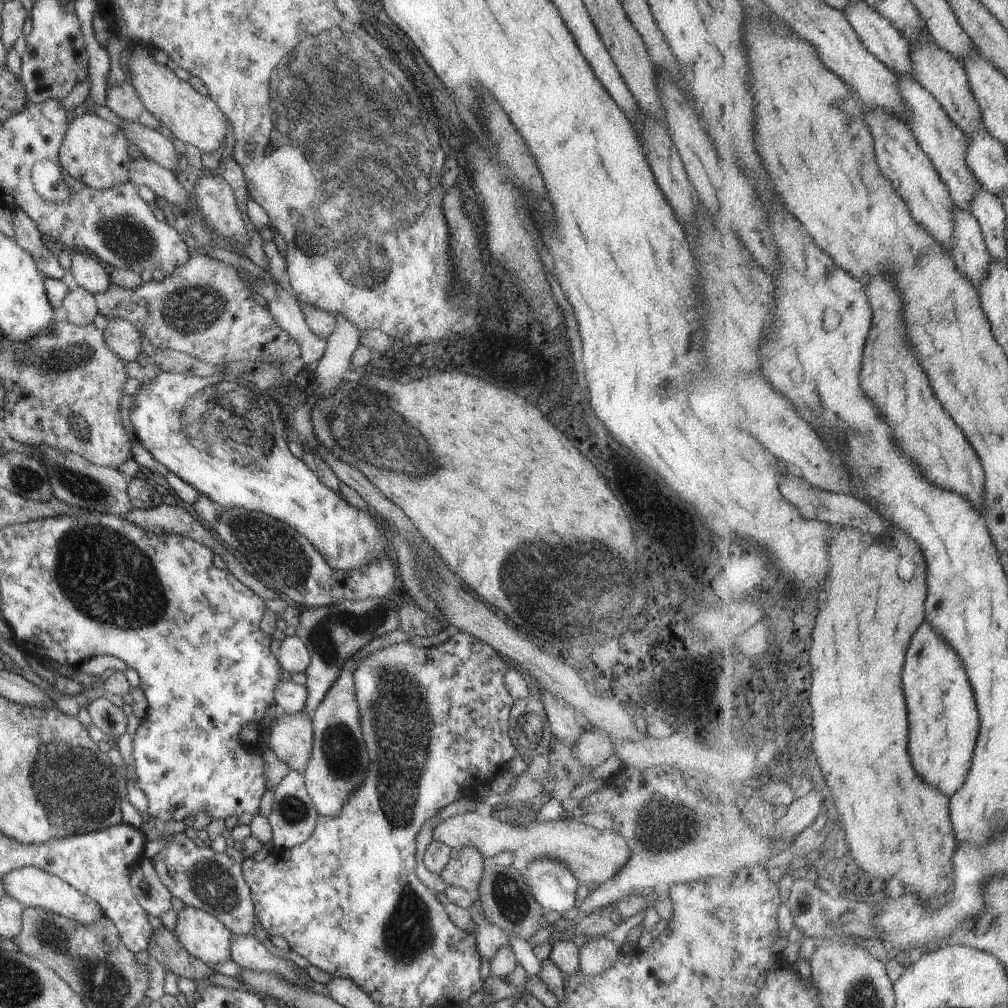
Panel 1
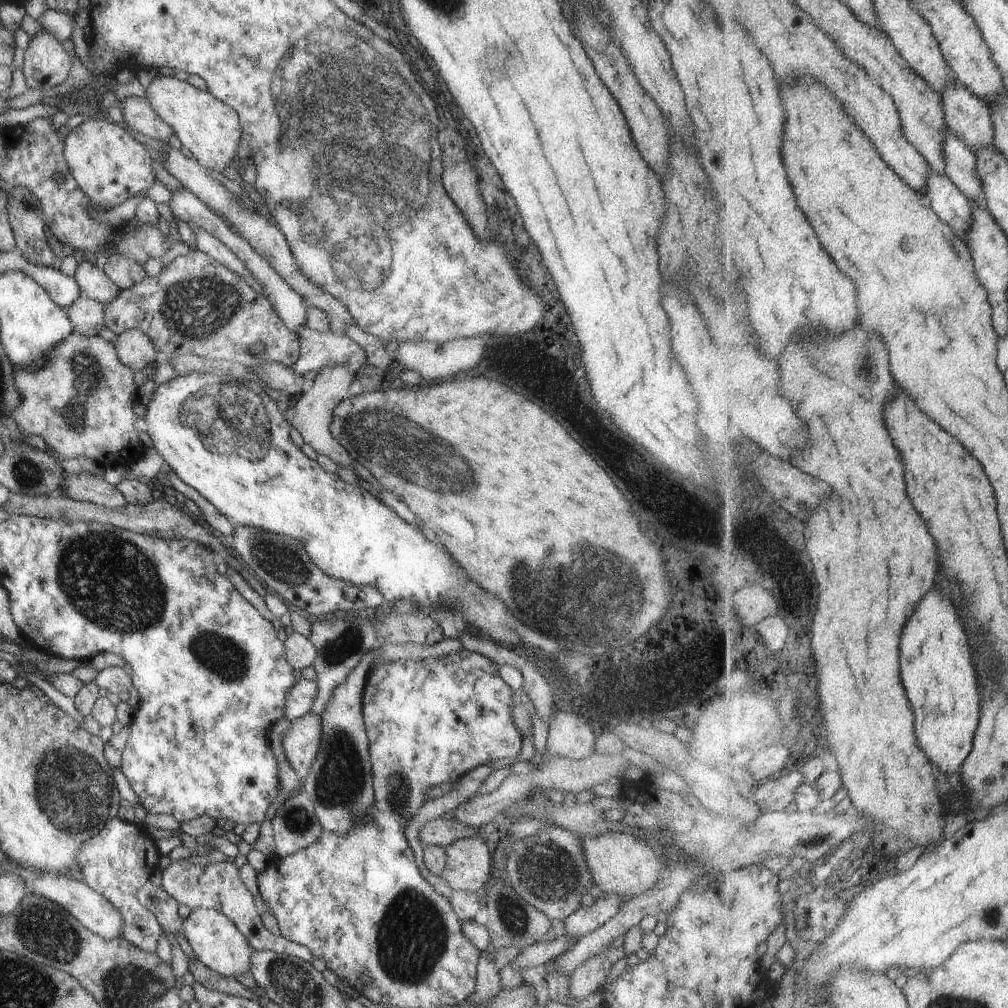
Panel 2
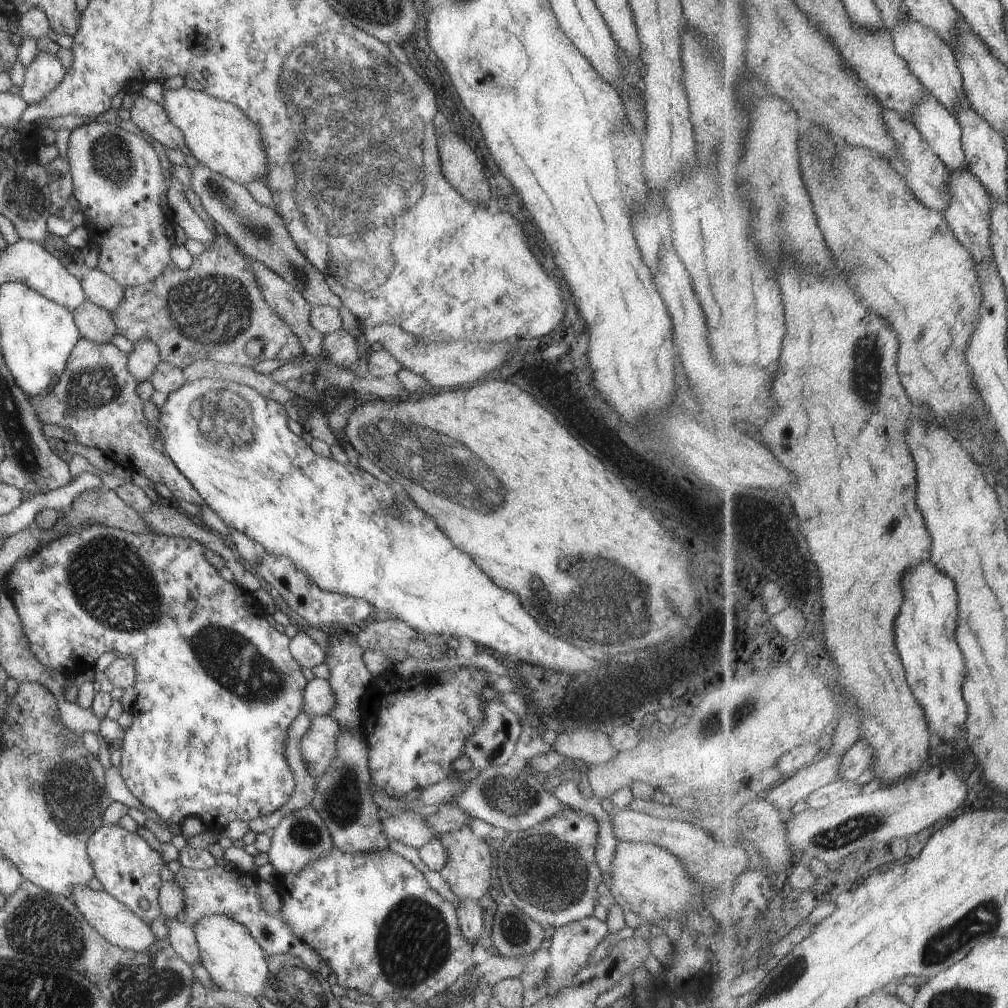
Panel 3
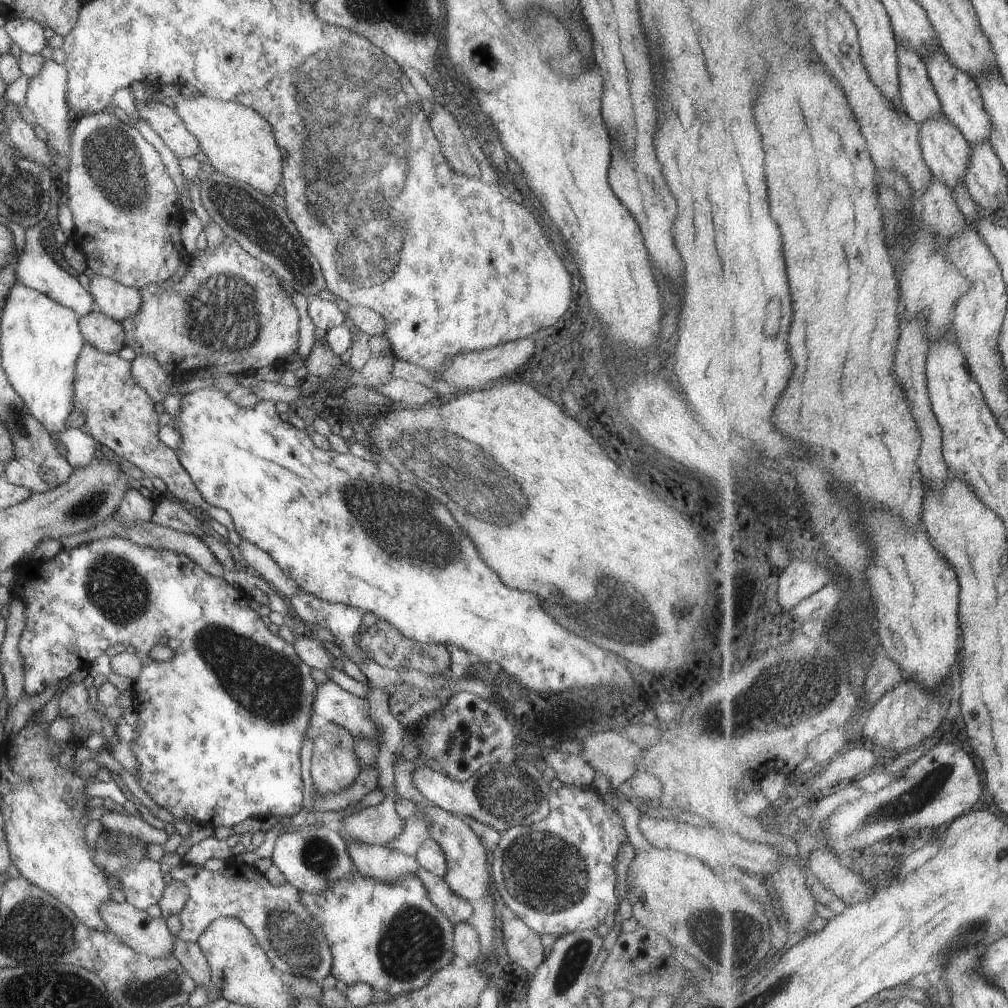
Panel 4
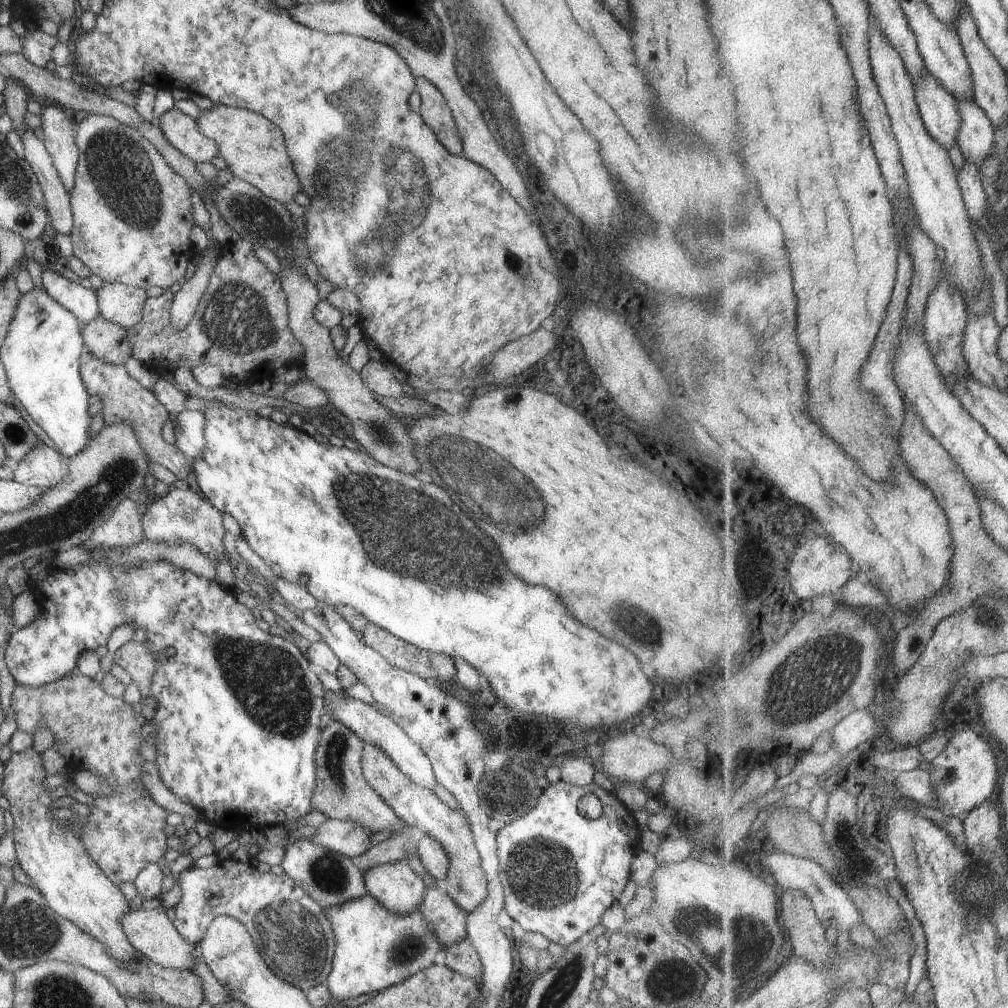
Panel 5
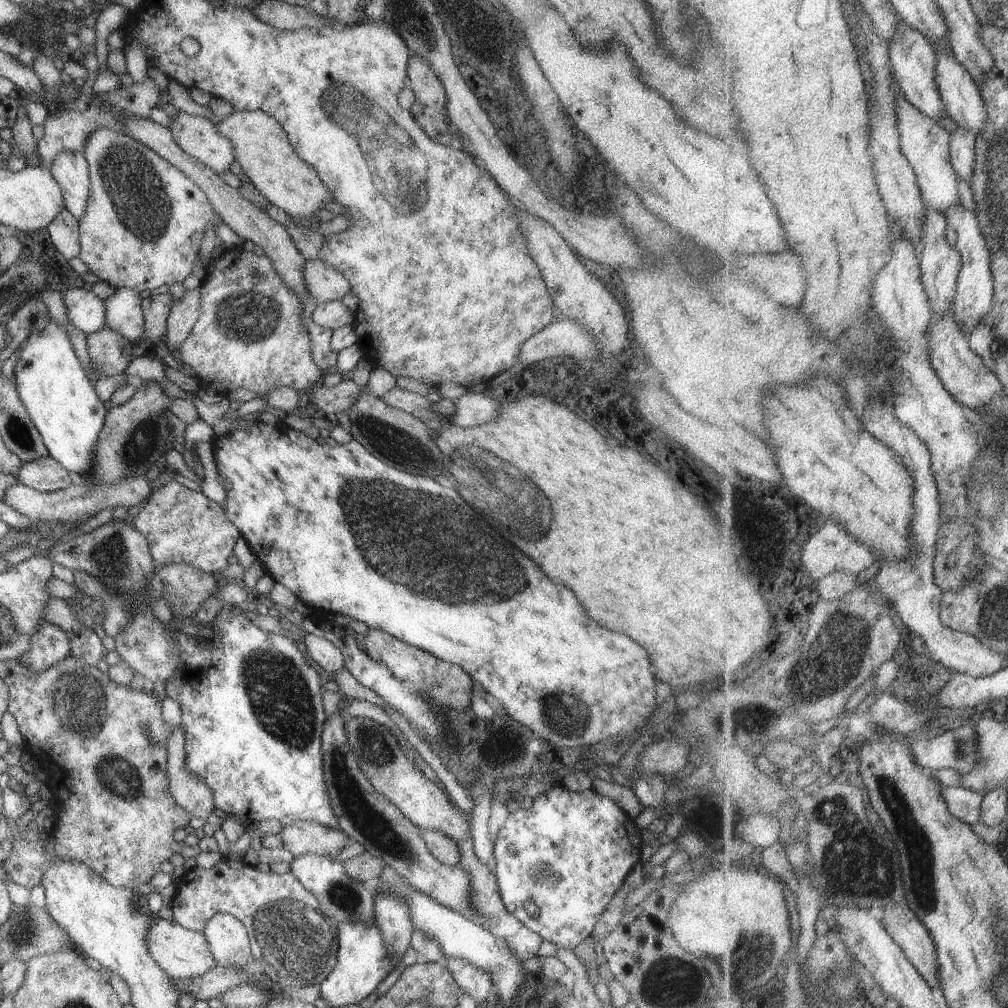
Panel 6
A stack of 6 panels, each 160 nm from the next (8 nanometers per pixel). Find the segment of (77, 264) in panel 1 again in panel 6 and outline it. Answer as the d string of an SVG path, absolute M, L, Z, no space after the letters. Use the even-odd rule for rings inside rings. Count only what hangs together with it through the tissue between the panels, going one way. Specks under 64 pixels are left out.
M119 288L102 302L105 304L106 327L137 344L145 326L138 293L129 288Z

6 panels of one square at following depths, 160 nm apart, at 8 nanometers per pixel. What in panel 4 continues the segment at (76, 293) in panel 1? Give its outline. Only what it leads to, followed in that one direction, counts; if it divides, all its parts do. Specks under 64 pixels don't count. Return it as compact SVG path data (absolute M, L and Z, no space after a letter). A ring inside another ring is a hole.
M95 309L78 317L78 327L84 342L101 352L117 353L124 345L121 323Z

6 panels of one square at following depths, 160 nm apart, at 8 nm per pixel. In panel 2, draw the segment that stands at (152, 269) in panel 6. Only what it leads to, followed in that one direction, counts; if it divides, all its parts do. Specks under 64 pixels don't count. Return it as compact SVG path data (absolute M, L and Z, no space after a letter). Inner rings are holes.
M99 117L83 118L64 138L62 155L68 166L68 177L81 189L91 206L108 210L126 198L147 188L154 180L152 152L136 141L119 124ZM109 256L101 269L119 290L123 290L141 282L141 279L146 276L142 264L127 256Z

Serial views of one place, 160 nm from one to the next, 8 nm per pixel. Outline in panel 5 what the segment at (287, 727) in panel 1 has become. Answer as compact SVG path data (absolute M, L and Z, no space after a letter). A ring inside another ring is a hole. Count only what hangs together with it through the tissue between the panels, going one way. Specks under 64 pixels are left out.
M331 720L321 730L315 749L315 788L311 796L311 810L318 810L328 819L351 820L369 834L387 830L389 838L392 834L403 832L408 825L377 796L377 792L373 792L363 778L360 763L362 751L362 741L345 724Z

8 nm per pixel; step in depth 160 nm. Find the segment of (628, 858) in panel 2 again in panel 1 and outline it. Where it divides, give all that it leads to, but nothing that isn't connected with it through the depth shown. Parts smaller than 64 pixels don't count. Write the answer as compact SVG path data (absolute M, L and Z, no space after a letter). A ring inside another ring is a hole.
M475 811L463 812L448 817L435 824L431 838L441 842L450 849L459 846L470 846L477 849L485 861L489 861L499 852L512 853L514 868L522 871L531 861L549 859L558 861L566 869L570 869L579 885L589 882L601 884L607 877L613 876L629 858L629 849L625 839L611 829L593 828L575 818L561 818L552 821L535 821L526 826L515 827L501 822L493 814L483 817Z

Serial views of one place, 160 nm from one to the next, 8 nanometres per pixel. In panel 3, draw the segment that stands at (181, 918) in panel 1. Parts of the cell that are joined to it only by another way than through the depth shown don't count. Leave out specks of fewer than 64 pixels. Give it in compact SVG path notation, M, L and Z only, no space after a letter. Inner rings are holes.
M225 915L202 916L192 924L199 962L219 989L247 996L261 996L270 956L255 942L246 928Z

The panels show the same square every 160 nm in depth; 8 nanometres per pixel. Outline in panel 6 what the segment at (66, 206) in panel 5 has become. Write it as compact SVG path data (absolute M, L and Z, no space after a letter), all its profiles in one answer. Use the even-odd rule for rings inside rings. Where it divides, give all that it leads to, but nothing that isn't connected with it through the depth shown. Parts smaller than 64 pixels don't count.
M64 207L57 212L57 216L51 220L46 229L51 243L66 260L79 254L78 220L75 220Z

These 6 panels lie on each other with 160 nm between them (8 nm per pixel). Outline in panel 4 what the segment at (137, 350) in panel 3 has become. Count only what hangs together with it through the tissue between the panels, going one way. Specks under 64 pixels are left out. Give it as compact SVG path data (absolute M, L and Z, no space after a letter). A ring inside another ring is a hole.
M149 353L135 355L130 361L130 373L134 381L143 389L154 402L161 402L171 394L171 376L157 364Z

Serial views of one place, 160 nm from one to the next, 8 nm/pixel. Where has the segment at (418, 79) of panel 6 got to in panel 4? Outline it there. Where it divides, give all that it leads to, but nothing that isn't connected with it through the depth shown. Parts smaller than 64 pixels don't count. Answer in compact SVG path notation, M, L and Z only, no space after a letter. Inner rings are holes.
M437 104L433 106L433 114L430 113L427 119L440 144L441 154L445 156L451 170L469 178L479 178L479 165L475 164L473 156L469 154L469 150L465 146L465 138L463 138L461 130L457 128L455 120L449 118L449 114Z

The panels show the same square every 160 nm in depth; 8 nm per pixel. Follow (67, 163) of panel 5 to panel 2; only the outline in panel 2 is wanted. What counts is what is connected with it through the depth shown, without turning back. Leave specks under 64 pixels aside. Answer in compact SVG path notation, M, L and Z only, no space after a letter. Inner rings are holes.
M45 29L30 36L21 69L27 89L46 91L61 85L69 74L69 68L71 54L65 50L63 42Z

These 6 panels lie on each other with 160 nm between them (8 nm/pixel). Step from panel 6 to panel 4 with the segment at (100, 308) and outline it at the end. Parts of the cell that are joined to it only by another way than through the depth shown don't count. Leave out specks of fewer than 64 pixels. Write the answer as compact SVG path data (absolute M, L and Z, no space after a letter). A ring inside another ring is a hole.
M39 222L25 231L24 243L18 247L18 250L20 251L16 251L16 282L44 294L61 306L70 308L73 312L76 312L78 317L83 316L95 309L92 296L89 291L85 291L85 289L79 285L76 278L70 276L66 271L63 271L61 267L43 251L43 248L39 243L39 233L43 226L44 222Z

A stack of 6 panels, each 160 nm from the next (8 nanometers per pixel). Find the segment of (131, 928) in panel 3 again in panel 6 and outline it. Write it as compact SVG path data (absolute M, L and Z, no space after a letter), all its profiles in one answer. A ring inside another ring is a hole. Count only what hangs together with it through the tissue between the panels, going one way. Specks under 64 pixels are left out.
M158 916L152 918L154 923L150 926L146 936L147 950L166 976L169 976L173 981L191 980L195 976L209 972L211 968L215 968L215 960L209 952L207 940L202 932L186 930L179 924Z

